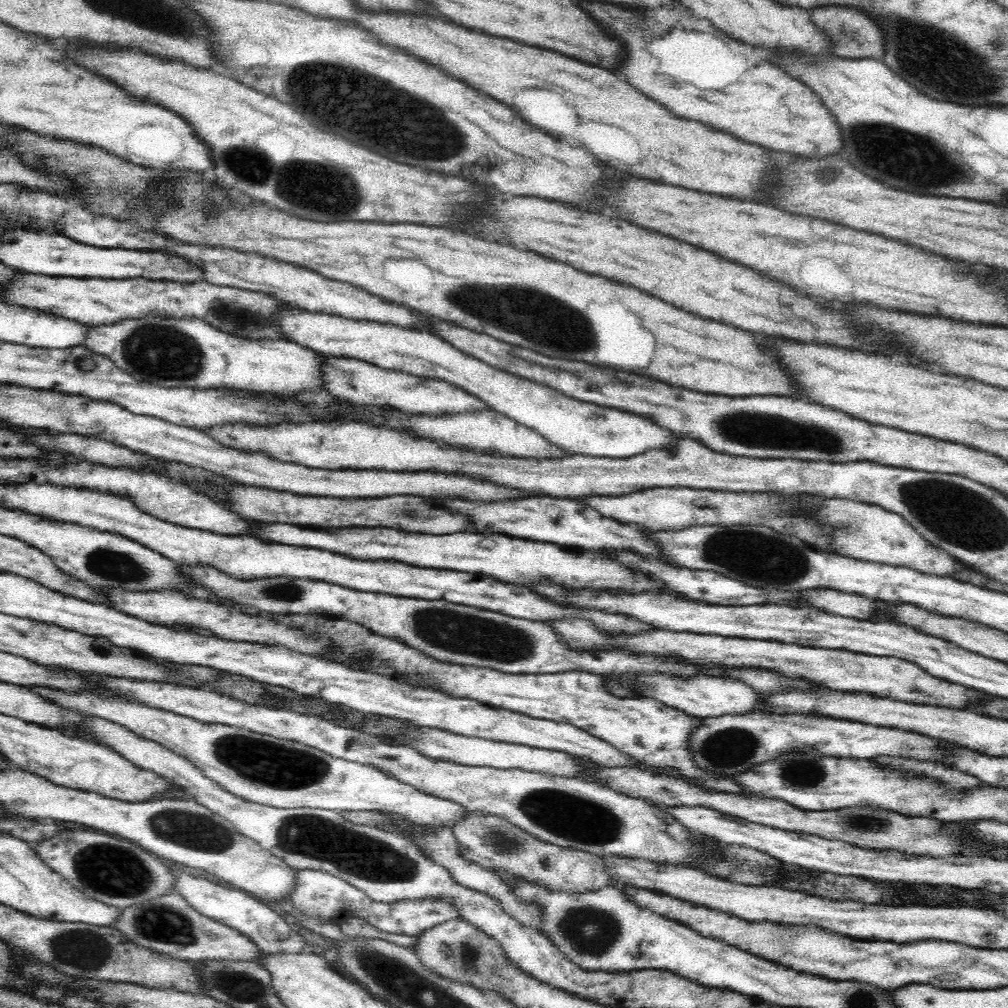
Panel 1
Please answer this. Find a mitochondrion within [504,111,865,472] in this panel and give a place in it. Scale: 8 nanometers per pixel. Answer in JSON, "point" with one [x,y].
{"point":[754,429]}

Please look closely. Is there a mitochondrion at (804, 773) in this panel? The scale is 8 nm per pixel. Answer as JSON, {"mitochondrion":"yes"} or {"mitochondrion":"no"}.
{"mitochondrion":"yes"}

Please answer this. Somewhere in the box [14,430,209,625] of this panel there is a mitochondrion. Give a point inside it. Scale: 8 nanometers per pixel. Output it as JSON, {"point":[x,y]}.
{"point":[101,564]}

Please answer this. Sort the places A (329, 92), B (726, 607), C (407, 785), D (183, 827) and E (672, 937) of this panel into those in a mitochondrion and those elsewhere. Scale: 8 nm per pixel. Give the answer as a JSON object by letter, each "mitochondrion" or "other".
{"A":"mitochondrion","B":"other","C":"other","D":"mitochondrion","E":"other"}

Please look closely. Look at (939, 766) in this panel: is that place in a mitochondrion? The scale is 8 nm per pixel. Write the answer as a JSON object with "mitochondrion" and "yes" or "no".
{"mitochondrion":"no"}

